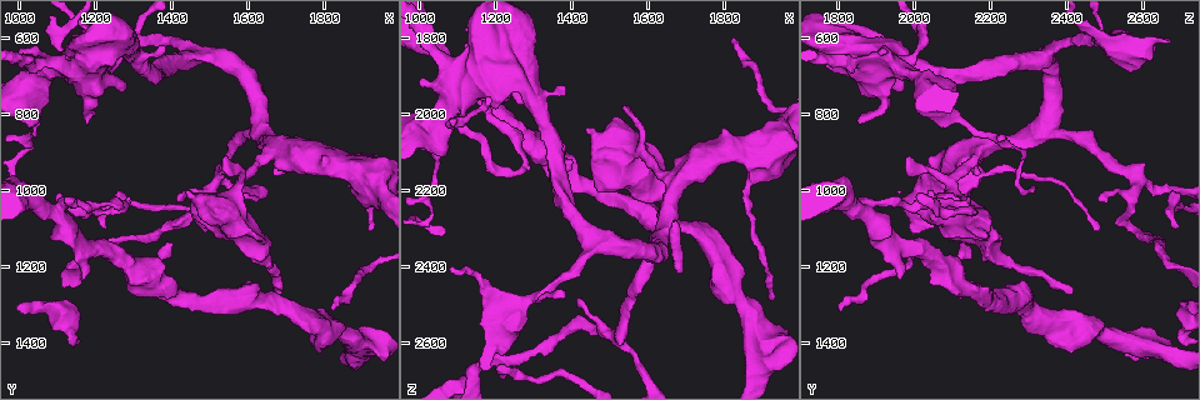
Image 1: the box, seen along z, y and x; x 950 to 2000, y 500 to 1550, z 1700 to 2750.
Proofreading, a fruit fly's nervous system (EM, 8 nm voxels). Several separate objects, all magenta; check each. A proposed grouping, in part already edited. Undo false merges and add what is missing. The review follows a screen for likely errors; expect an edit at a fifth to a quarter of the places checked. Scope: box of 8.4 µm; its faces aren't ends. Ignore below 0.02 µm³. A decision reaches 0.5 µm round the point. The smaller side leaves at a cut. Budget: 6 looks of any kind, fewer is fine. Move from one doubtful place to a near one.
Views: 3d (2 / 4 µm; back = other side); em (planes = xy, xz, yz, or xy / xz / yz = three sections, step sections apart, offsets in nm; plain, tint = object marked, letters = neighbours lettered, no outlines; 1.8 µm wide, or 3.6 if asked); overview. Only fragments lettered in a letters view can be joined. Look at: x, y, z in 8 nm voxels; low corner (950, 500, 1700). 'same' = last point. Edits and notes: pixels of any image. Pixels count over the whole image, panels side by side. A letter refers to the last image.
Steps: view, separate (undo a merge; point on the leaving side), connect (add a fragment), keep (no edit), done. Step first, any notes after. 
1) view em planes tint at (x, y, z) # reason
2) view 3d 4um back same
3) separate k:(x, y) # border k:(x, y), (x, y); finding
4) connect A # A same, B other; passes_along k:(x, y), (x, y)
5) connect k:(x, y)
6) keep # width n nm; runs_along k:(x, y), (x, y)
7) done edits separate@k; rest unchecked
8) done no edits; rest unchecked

view em xy step 8 letters at (1630, 1125, 2105) # stops while still wide

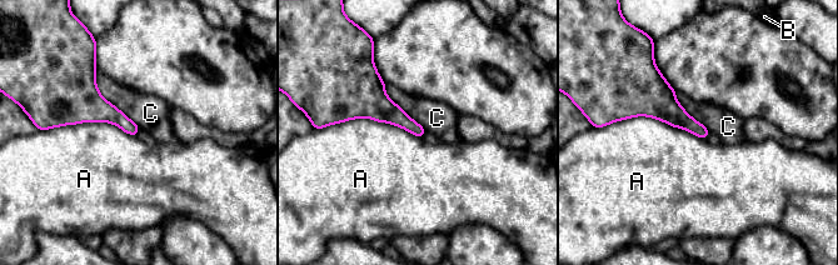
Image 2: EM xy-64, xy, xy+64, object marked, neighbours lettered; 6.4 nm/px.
keep # longest_contact A 600 nm; A other, B other, C other; none of them fits

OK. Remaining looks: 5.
view 3d 2um at (1100, 1065, 1880) # small branch off a trunk

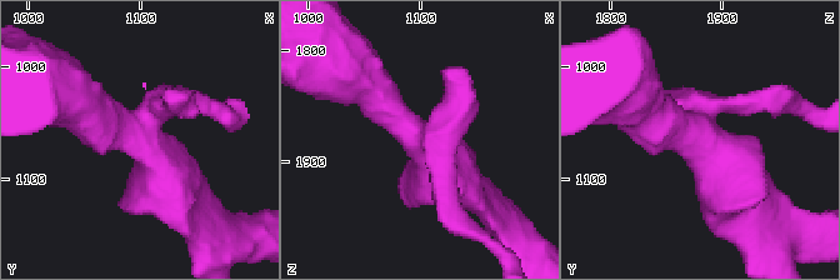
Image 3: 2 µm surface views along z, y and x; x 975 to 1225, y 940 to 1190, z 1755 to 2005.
view em xy step 8 letters at (1098, 1064, 1878)

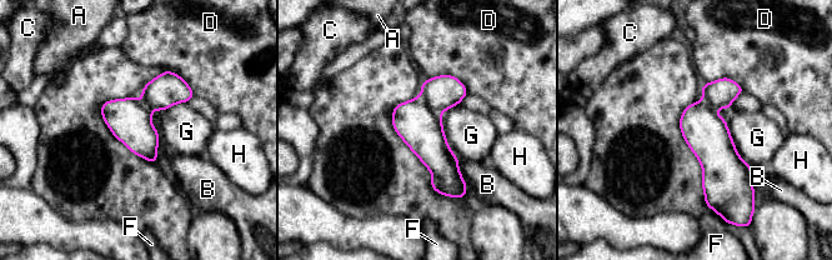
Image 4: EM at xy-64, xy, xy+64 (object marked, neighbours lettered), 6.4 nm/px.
separate 4:(441, 93) # longest_contact G 360 nm; A other, B other, C other, D other, F other, G other, H other; border 4:(419, 96), (434, 111), (440, 114); two cells meet here

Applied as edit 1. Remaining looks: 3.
done edits separate@4; rest unchecked

